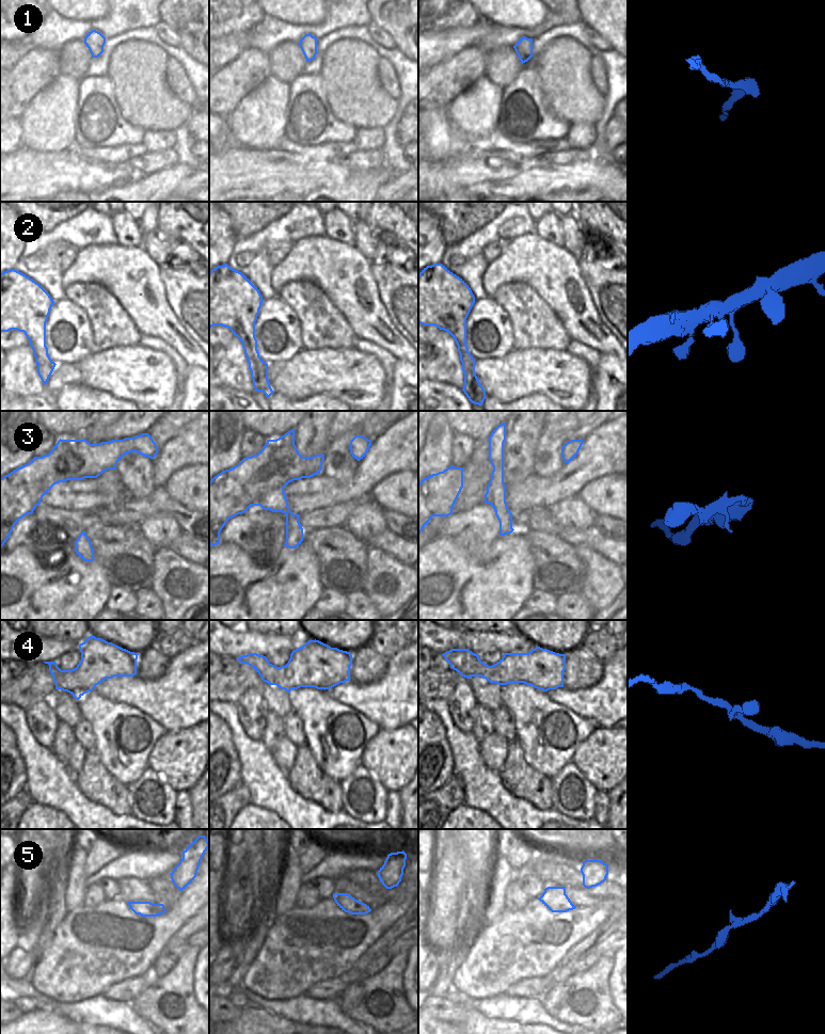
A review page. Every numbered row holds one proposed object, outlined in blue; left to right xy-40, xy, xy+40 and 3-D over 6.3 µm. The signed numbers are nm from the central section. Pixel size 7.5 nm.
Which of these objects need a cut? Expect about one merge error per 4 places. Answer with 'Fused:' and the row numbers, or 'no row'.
Fused: no row

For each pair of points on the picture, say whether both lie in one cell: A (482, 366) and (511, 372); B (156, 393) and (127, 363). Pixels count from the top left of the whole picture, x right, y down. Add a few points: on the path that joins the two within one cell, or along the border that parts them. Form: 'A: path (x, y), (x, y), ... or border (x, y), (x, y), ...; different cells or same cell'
A: path (490, 372), (504, 372); same cell
B: path (152, 385), (135, 370); same cell

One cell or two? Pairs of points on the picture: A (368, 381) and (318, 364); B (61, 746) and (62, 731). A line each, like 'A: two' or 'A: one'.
A: one
B: one

